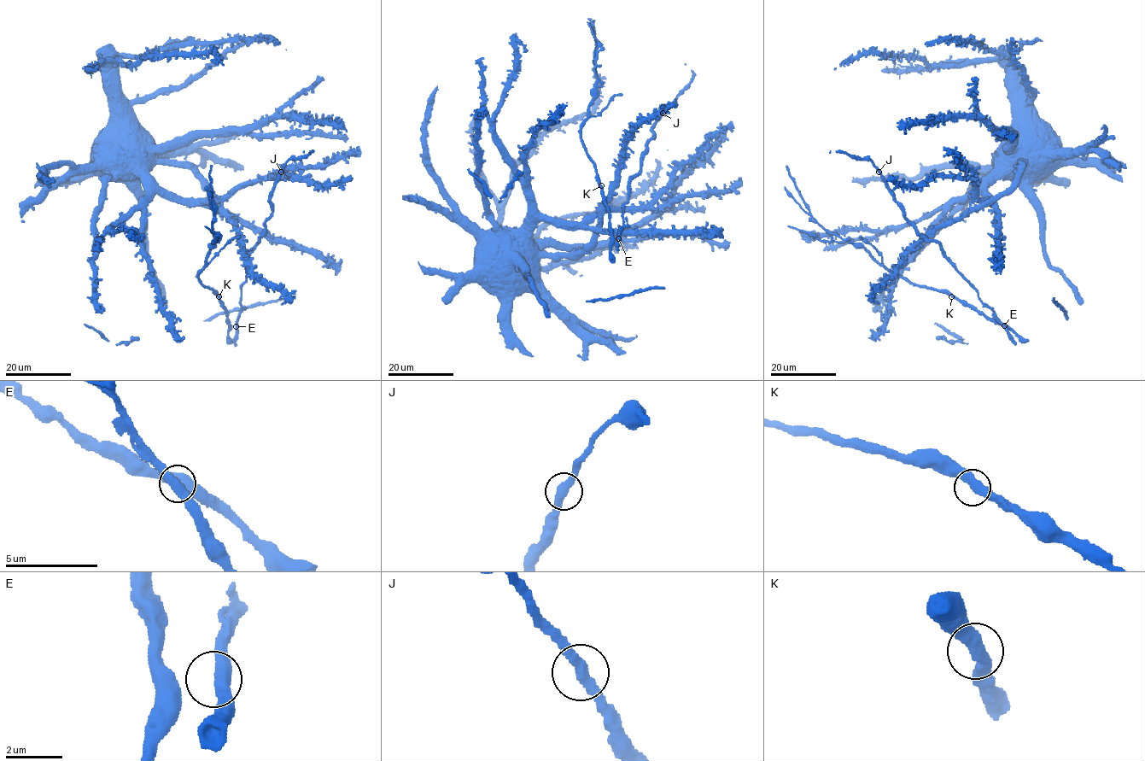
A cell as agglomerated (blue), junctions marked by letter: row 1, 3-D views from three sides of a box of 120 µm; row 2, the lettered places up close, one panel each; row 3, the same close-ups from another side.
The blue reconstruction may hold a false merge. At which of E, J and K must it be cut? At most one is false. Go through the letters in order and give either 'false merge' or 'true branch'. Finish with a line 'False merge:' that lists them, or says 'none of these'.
E: true branch
J: true branch
K: true branch
False merge: none of these

